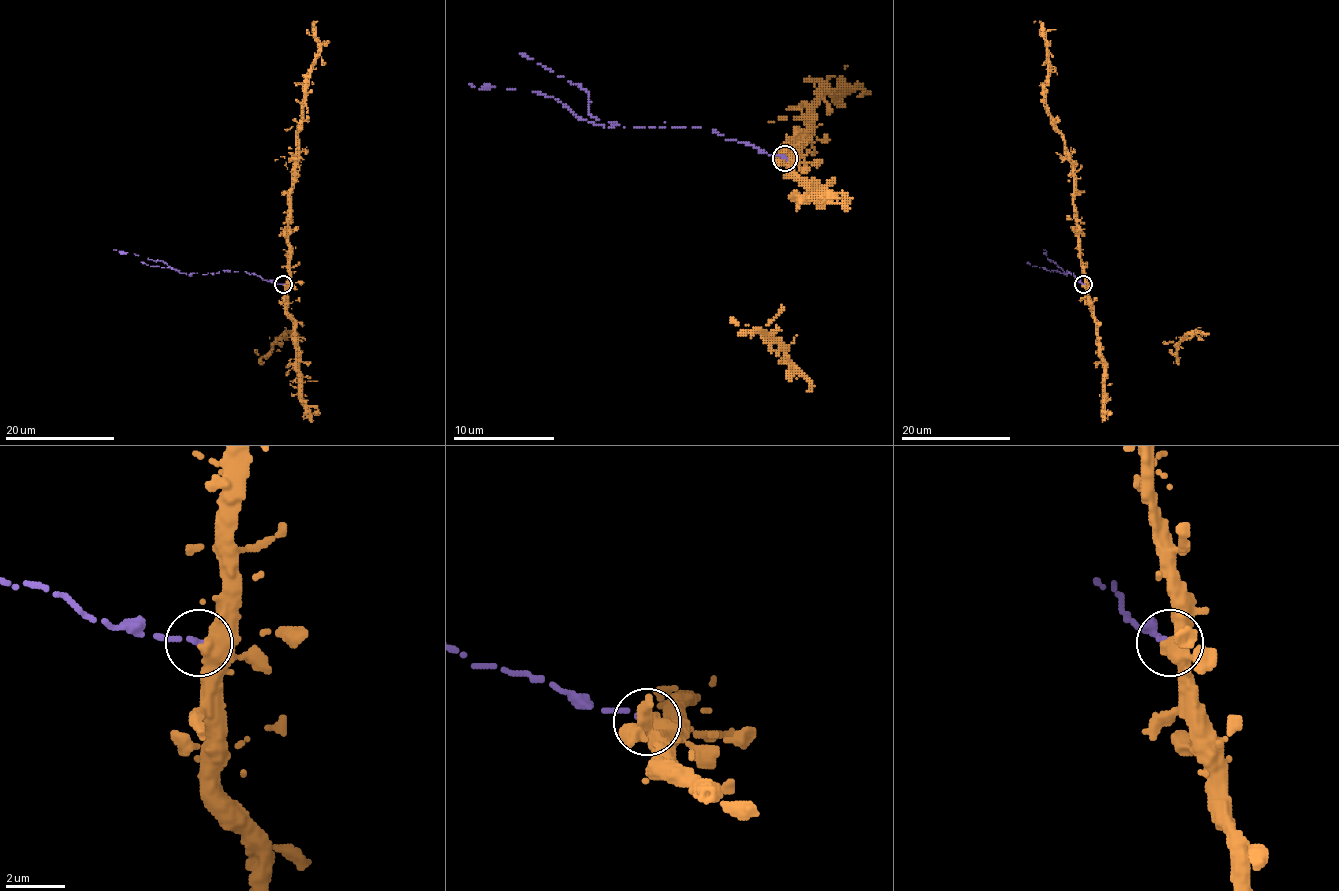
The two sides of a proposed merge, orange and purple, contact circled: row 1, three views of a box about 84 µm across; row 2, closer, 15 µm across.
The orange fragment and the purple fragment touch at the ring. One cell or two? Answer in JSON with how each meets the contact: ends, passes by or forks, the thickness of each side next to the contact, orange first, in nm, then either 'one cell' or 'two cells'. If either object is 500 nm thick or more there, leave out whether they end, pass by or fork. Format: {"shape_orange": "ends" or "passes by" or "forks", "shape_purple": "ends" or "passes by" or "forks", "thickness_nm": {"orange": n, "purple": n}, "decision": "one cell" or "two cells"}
{"thickness_nm": {"orange": 550, "purple": 180}, "decision": "two cells"}

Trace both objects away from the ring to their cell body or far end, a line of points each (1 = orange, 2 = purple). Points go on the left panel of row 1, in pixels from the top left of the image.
1: (284, 284), (289, 274), (289, 213), (297, 128), (305, 83), (319, 49), (317, 21)
2: (283, 284), (245, 271), (186, 274), (171, 269), (163, 260), (113, 250)

